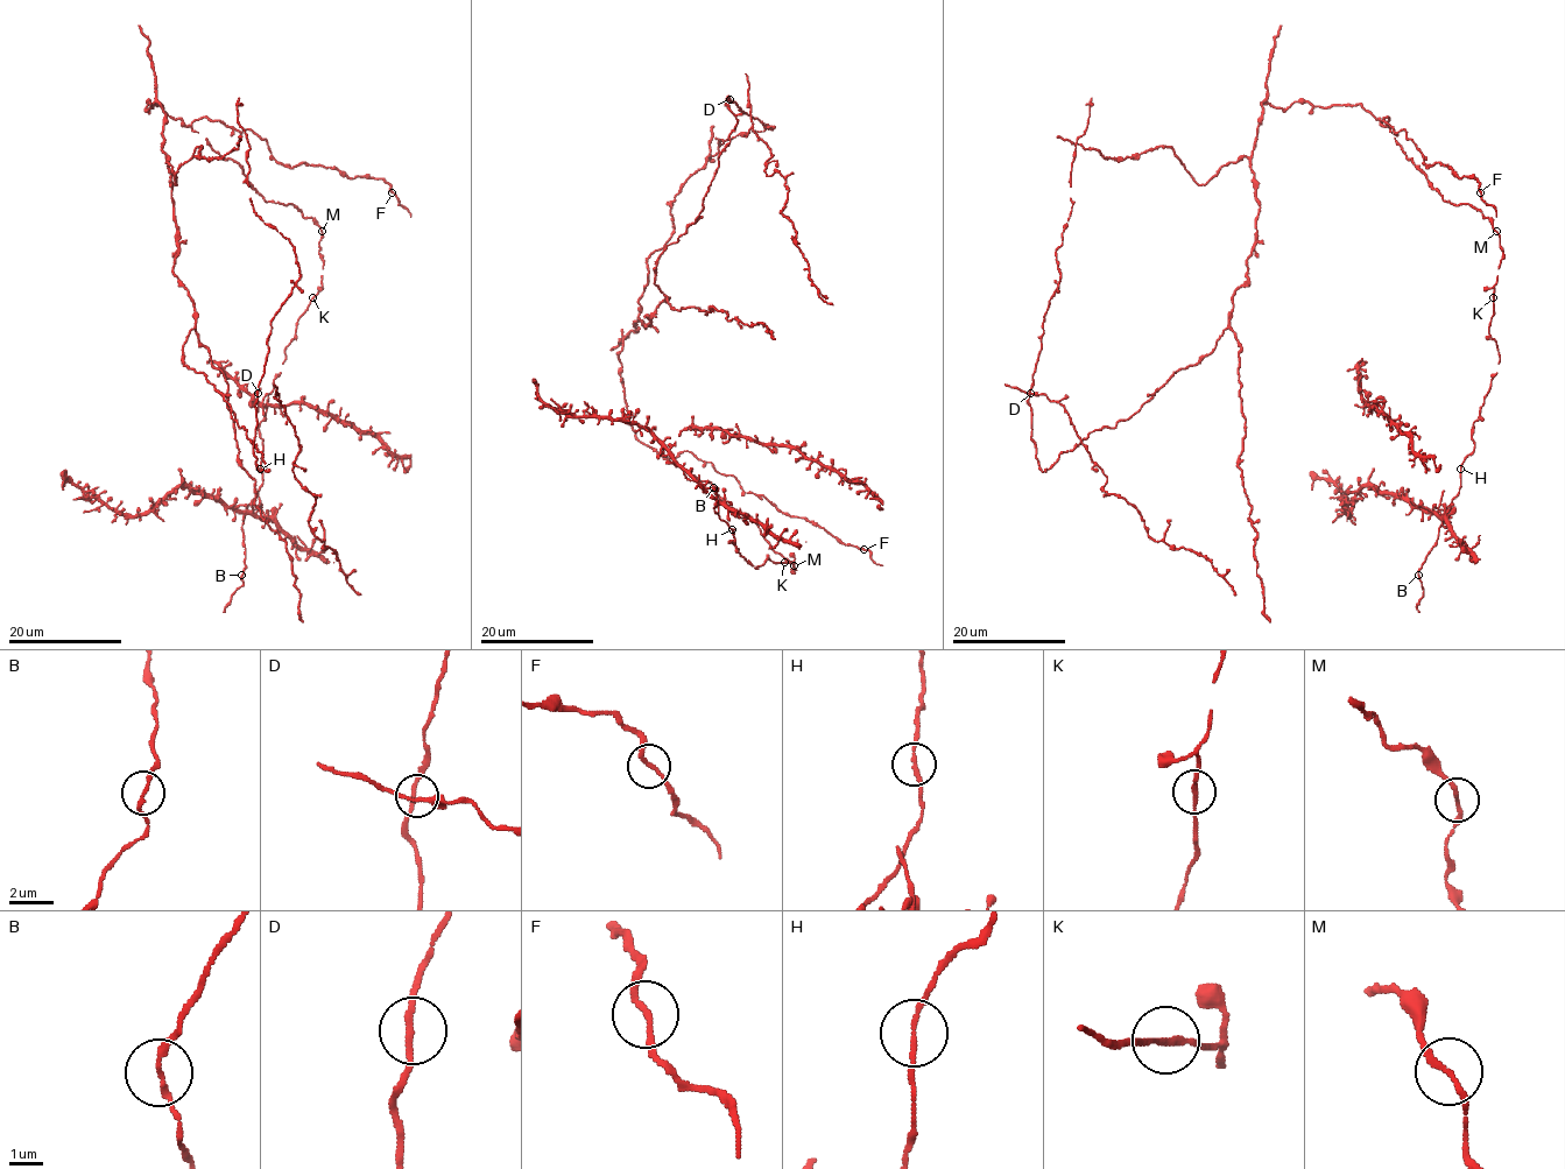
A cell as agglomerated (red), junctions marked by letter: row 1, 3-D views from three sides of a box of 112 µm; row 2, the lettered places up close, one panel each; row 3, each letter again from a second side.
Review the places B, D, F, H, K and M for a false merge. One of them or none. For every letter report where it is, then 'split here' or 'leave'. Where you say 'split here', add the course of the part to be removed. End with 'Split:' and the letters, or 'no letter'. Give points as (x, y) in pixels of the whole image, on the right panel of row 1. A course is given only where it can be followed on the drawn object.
B: at (1418, 575); leave
D: at (1030, 393); leave
F: at (1480, 192); leave
H: at (1460, 469); leave
K: at (1493, 297); leave
M: at (1496, 231); leave
Split: no letter

